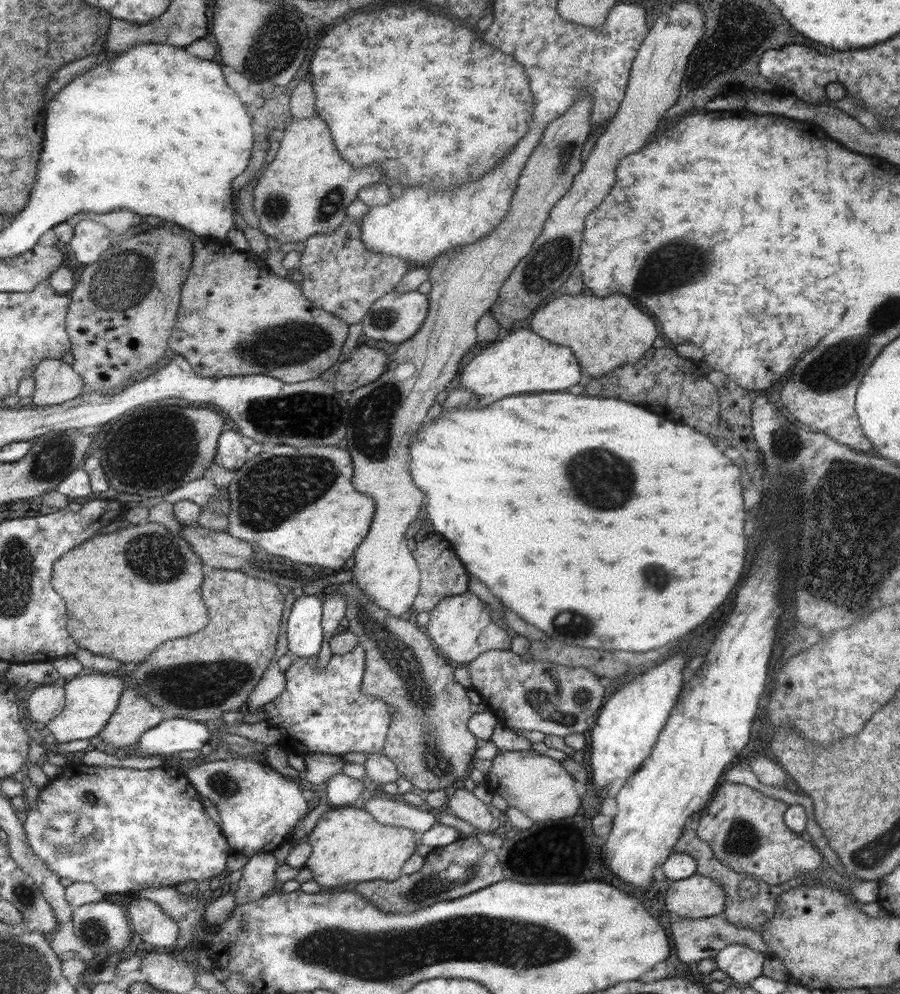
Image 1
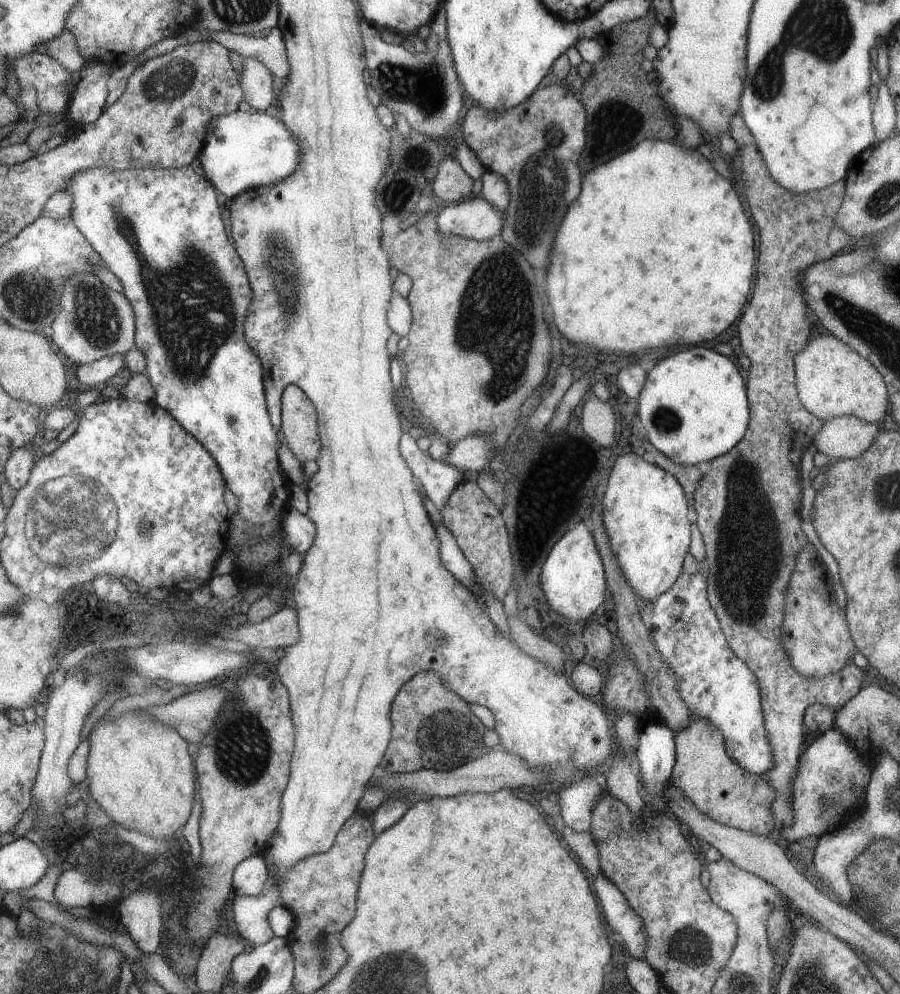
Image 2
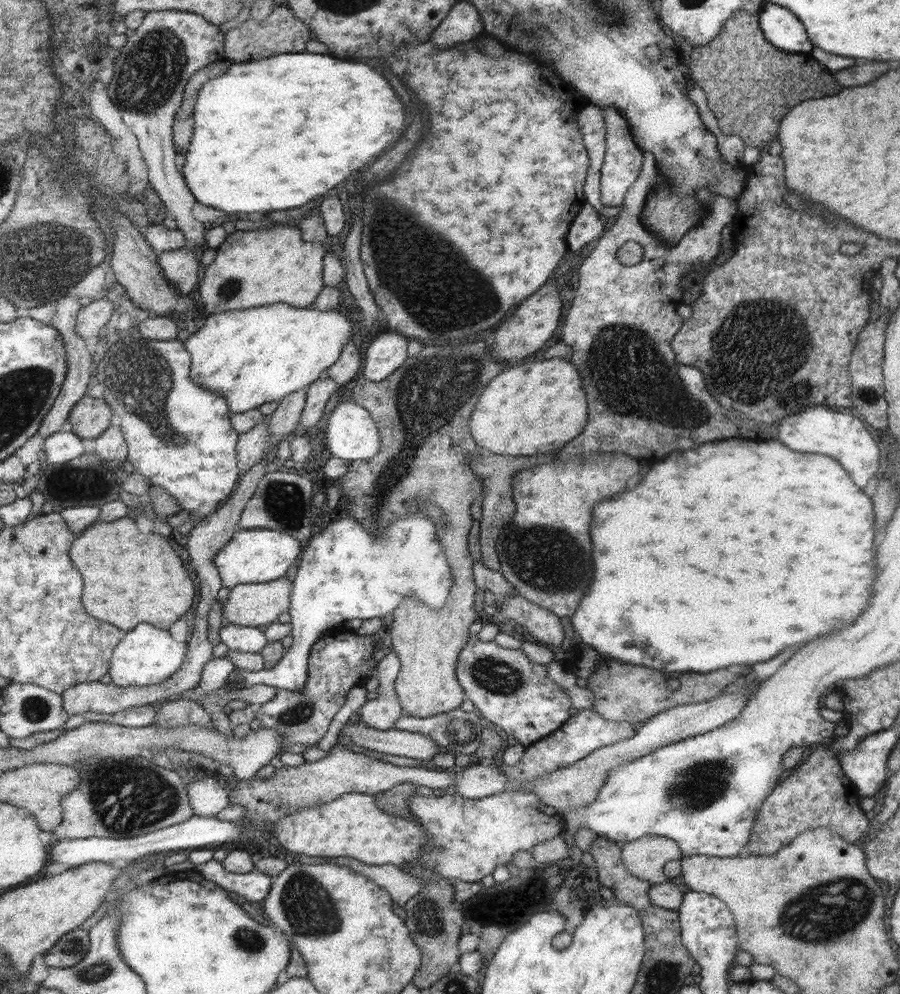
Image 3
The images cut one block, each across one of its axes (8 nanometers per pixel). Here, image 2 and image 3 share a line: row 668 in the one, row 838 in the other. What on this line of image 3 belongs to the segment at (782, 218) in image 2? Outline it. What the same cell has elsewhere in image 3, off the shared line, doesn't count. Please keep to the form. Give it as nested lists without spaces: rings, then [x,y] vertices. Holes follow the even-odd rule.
[[[815,745],[807,759],[762,802],[750,840],[744,848],[753,855],[771,856],[780,852],[798,834],[819,827],[828,828],[845,842],[855,843],[855,840],[860,840],[869,820],[859,810],[856,788],[849,781],[835,756]]]

